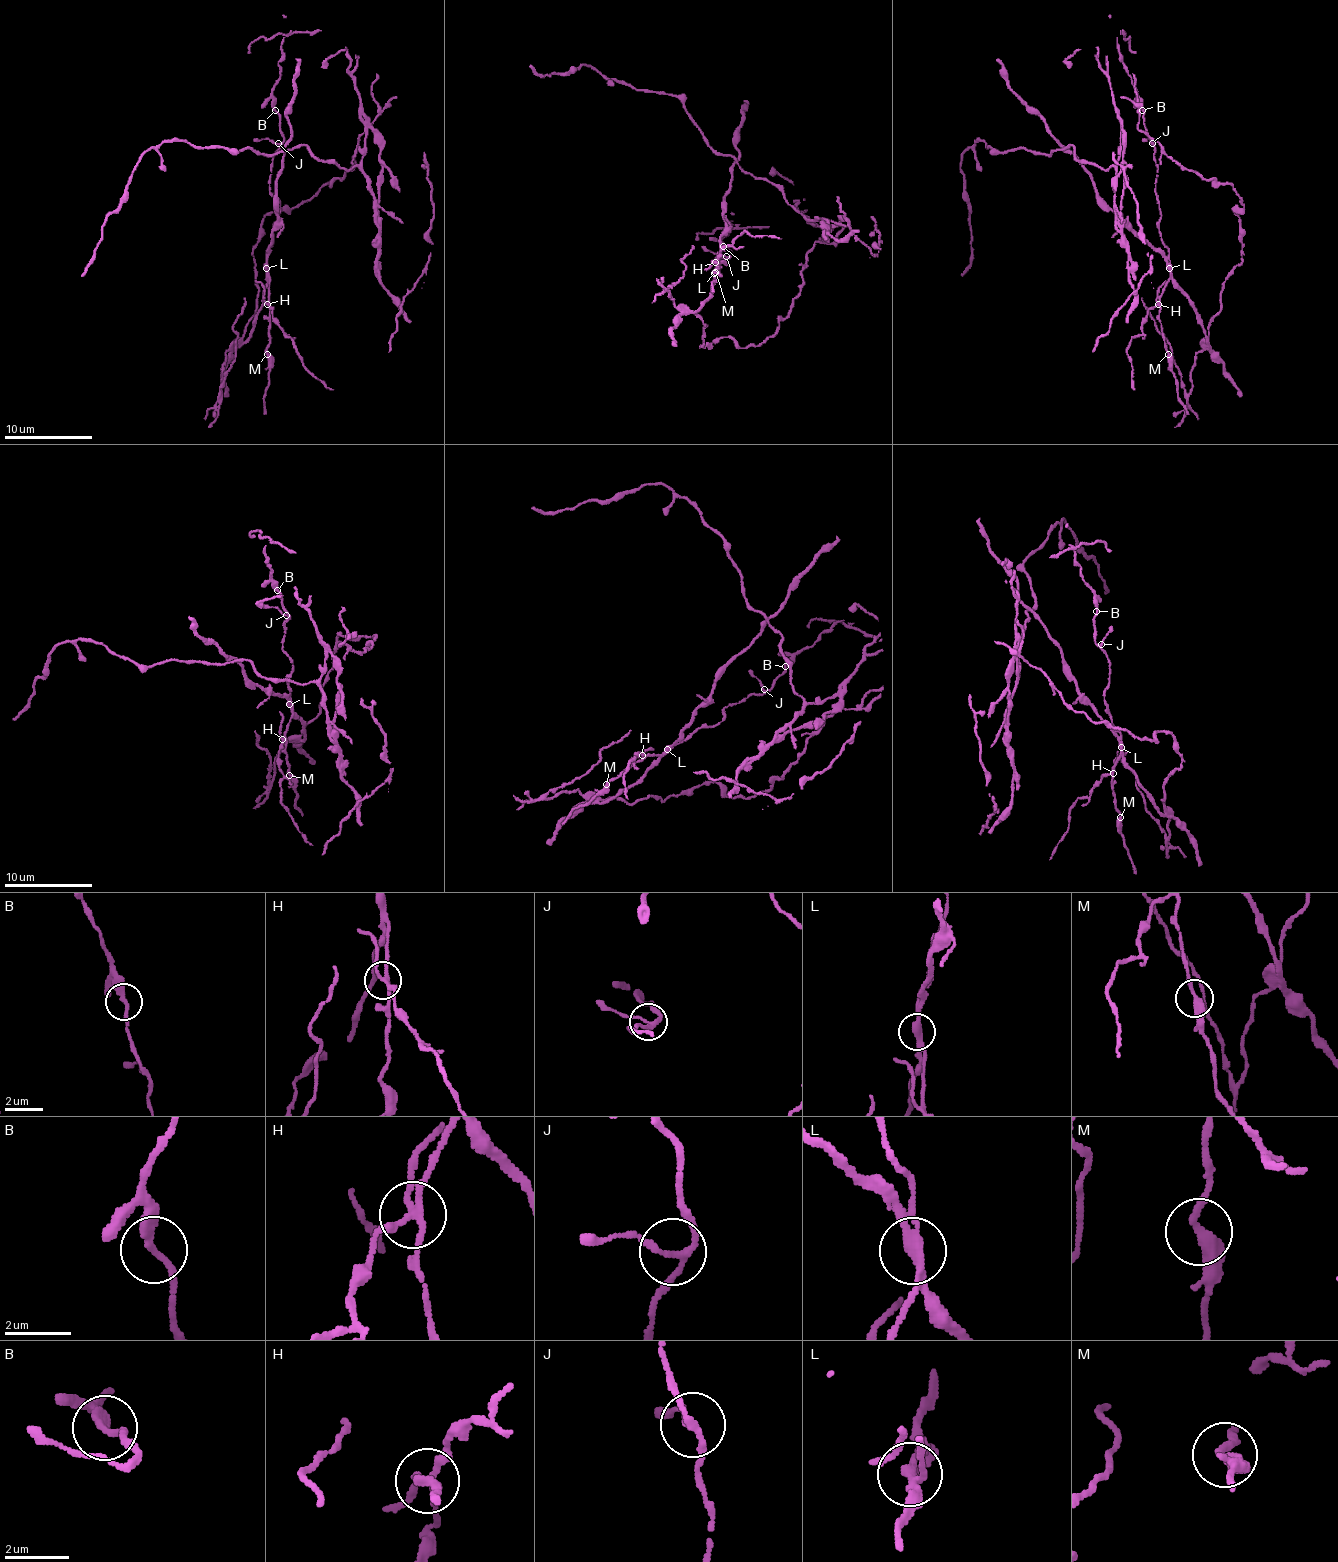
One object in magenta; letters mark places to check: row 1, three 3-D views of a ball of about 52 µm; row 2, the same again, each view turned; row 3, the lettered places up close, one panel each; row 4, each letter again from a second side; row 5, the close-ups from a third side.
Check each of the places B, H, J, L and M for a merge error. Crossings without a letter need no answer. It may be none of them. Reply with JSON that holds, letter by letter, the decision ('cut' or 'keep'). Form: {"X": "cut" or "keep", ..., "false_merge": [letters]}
{"B": "keep", "H": "cut", "J": "keep", "L": "cut", "M": "keep", "false_merge": ["H", "L"]}

